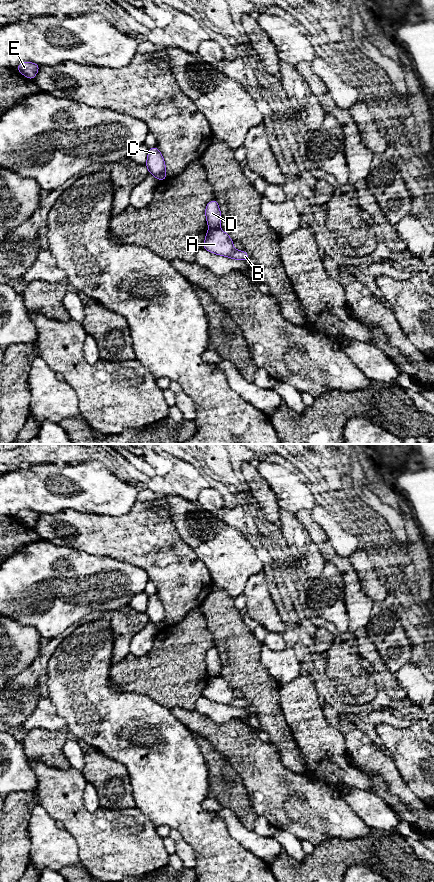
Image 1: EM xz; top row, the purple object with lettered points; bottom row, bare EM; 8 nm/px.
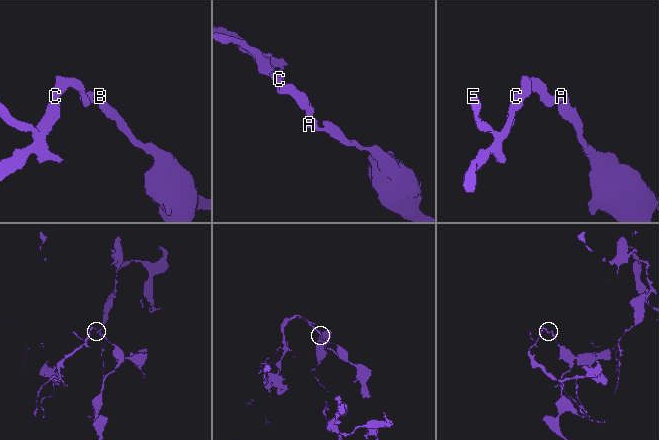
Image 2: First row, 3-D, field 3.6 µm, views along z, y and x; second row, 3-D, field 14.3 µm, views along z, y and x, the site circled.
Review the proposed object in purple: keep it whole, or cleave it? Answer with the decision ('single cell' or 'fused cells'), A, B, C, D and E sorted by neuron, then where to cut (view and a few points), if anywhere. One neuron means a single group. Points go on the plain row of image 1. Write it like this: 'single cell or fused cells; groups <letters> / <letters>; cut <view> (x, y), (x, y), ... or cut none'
fused cells; groups A B / C D E; cut xz (210, 676), (217, 677)

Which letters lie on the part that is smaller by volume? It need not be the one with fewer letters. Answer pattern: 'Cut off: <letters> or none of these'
Cut off: C, D, E

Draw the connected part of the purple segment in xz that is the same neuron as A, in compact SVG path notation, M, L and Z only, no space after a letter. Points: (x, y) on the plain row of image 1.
M220 677L209 678L203 691L203 697L214 702L233 706L235 708L249 709L249 703L244 699L233 697L233 689L227 681Z

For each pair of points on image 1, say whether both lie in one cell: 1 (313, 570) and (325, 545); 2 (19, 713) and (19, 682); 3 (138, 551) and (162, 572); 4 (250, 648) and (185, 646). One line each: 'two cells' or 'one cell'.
1: two cells
2: one cell
3: one cell
4: two cells

